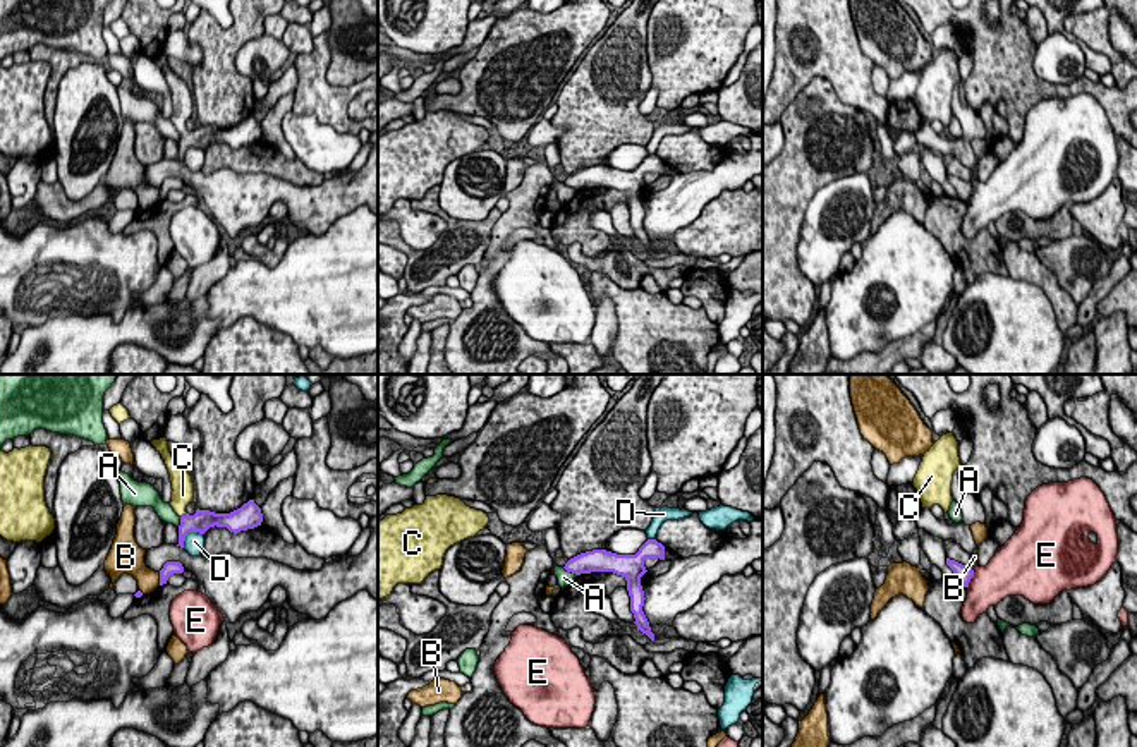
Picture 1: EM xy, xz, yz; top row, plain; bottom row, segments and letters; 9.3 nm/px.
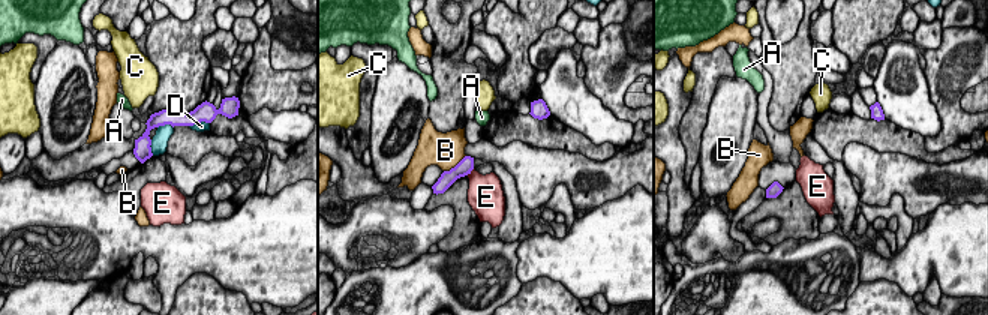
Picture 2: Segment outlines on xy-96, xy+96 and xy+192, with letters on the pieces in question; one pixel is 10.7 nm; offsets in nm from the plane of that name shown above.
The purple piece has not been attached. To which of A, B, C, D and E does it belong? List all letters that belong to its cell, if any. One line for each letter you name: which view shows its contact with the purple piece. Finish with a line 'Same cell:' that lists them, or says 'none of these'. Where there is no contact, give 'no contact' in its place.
C: contact in xy
Same cell: C

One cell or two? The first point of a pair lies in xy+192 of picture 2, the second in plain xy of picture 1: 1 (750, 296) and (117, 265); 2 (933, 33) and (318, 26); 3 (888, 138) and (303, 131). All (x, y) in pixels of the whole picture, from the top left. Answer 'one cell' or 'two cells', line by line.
1: two cells
2: two cells
3: two cells

